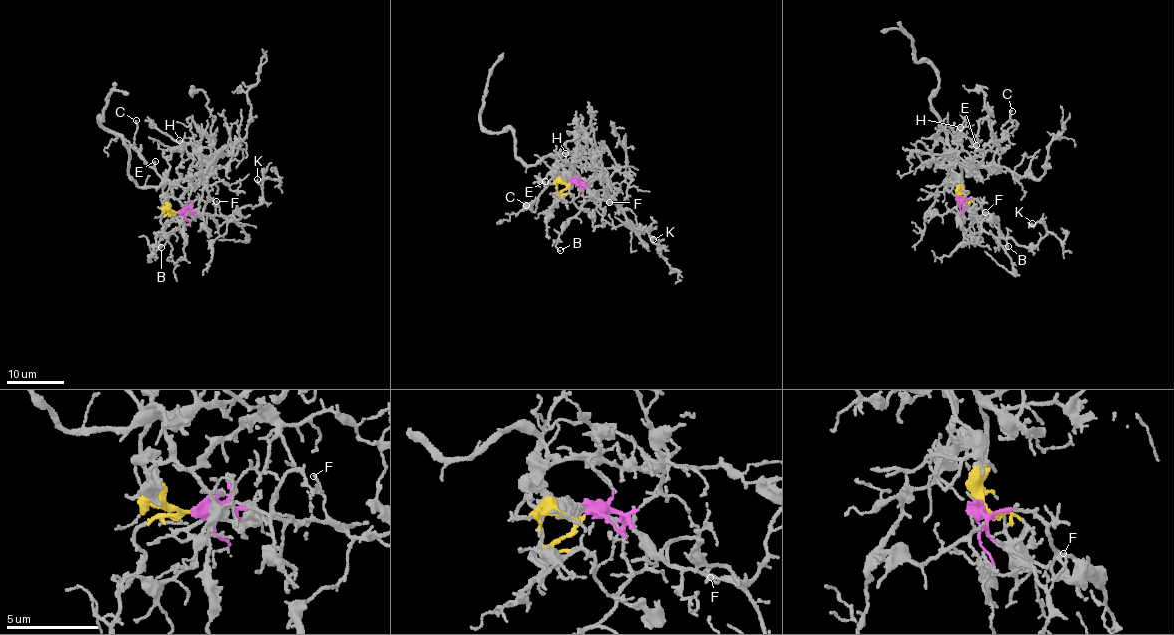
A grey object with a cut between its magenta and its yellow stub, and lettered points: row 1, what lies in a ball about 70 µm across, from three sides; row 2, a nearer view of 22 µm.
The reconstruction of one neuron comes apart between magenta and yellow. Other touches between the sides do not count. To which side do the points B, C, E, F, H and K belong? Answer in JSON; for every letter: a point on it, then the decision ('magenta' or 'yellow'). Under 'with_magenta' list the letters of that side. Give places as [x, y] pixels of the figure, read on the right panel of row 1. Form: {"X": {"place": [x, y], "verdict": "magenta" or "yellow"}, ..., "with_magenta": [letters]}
{"B": {"place": [1008, 246], "verdict": "magenta"}, "C": {"place": [1012, 111], "verdict": "yellow"}, "E": {"place": [976, 145], "verdict": "yellow"}, "F": {"place": [985, 212], "verdict": "magenta"}, "H": {"place": [960, 127], "verdict": "yellow"}, "K": {"place": [1032, 223], "verdict": "magenta"}, "with_magenta": ["B", "F", "K"]}

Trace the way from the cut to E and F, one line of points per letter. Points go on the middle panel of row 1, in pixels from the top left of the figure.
E: (570, 182), (560, 182), (553, 179), (554, 175), (545, 188), (544, 181)
F: (570, 182), (580, 181), (597, 198), (609, 202)

